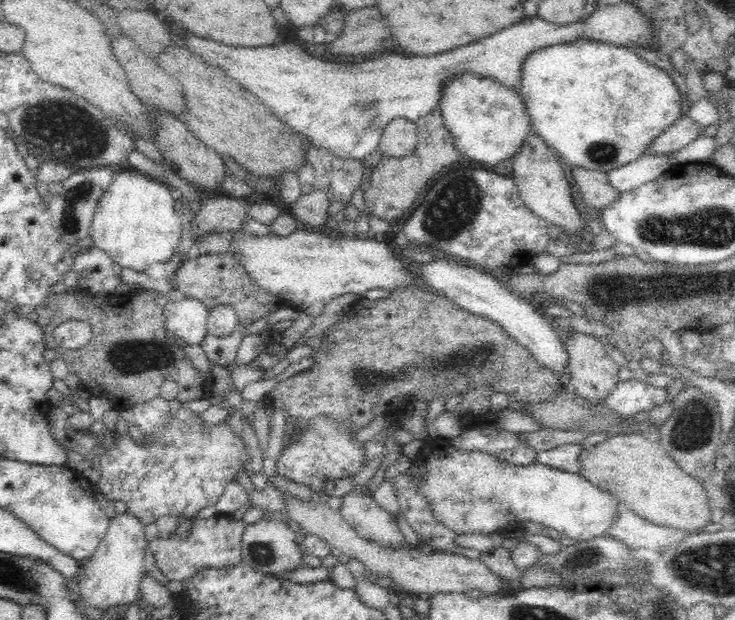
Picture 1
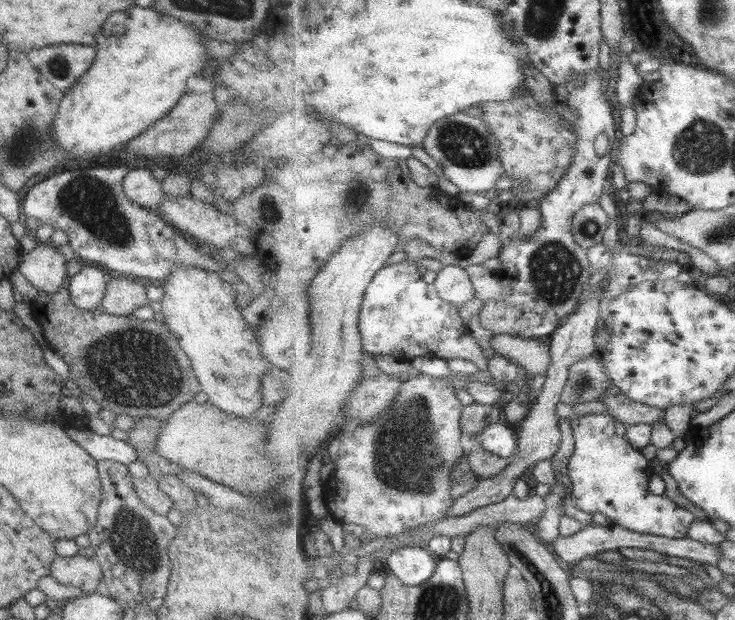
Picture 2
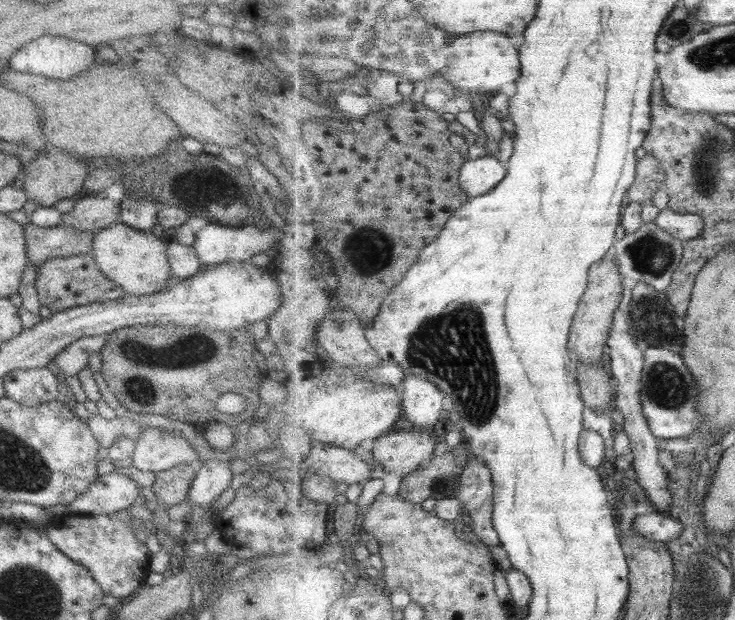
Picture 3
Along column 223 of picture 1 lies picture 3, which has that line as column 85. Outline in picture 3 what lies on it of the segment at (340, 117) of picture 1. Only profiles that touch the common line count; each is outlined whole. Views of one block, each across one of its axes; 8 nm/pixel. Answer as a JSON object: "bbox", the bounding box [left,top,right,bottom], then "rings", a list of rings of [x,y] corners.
{"bbox":[9,35,95,79],"rings":[[[43,35],[26,42],[21,48],[17,49],[9,58],[9,68],[20,73],[31,73],[41,75],[48,79],[71,78],[77,76],[81,70],[85,70],[93,62],[95,48],[82,42],[71,40],[57,35]]]}

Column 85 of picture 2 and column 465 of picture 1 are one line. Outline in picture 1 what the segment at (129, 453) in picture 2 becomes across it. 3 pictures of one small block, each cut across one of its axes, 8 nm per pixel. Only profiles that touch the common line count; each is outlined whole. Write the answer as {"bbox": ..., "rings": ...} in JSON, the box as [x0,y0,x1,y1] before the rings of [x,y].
{"bbox":[451,430,537,466],"rings":[[[463,430],[451,440],[456,450],[485,452],[502,464],[526,466],[534,462],[537,451],[515,438],[514,432],[503,432],[500,436],[484,436],[480,430]]]}

